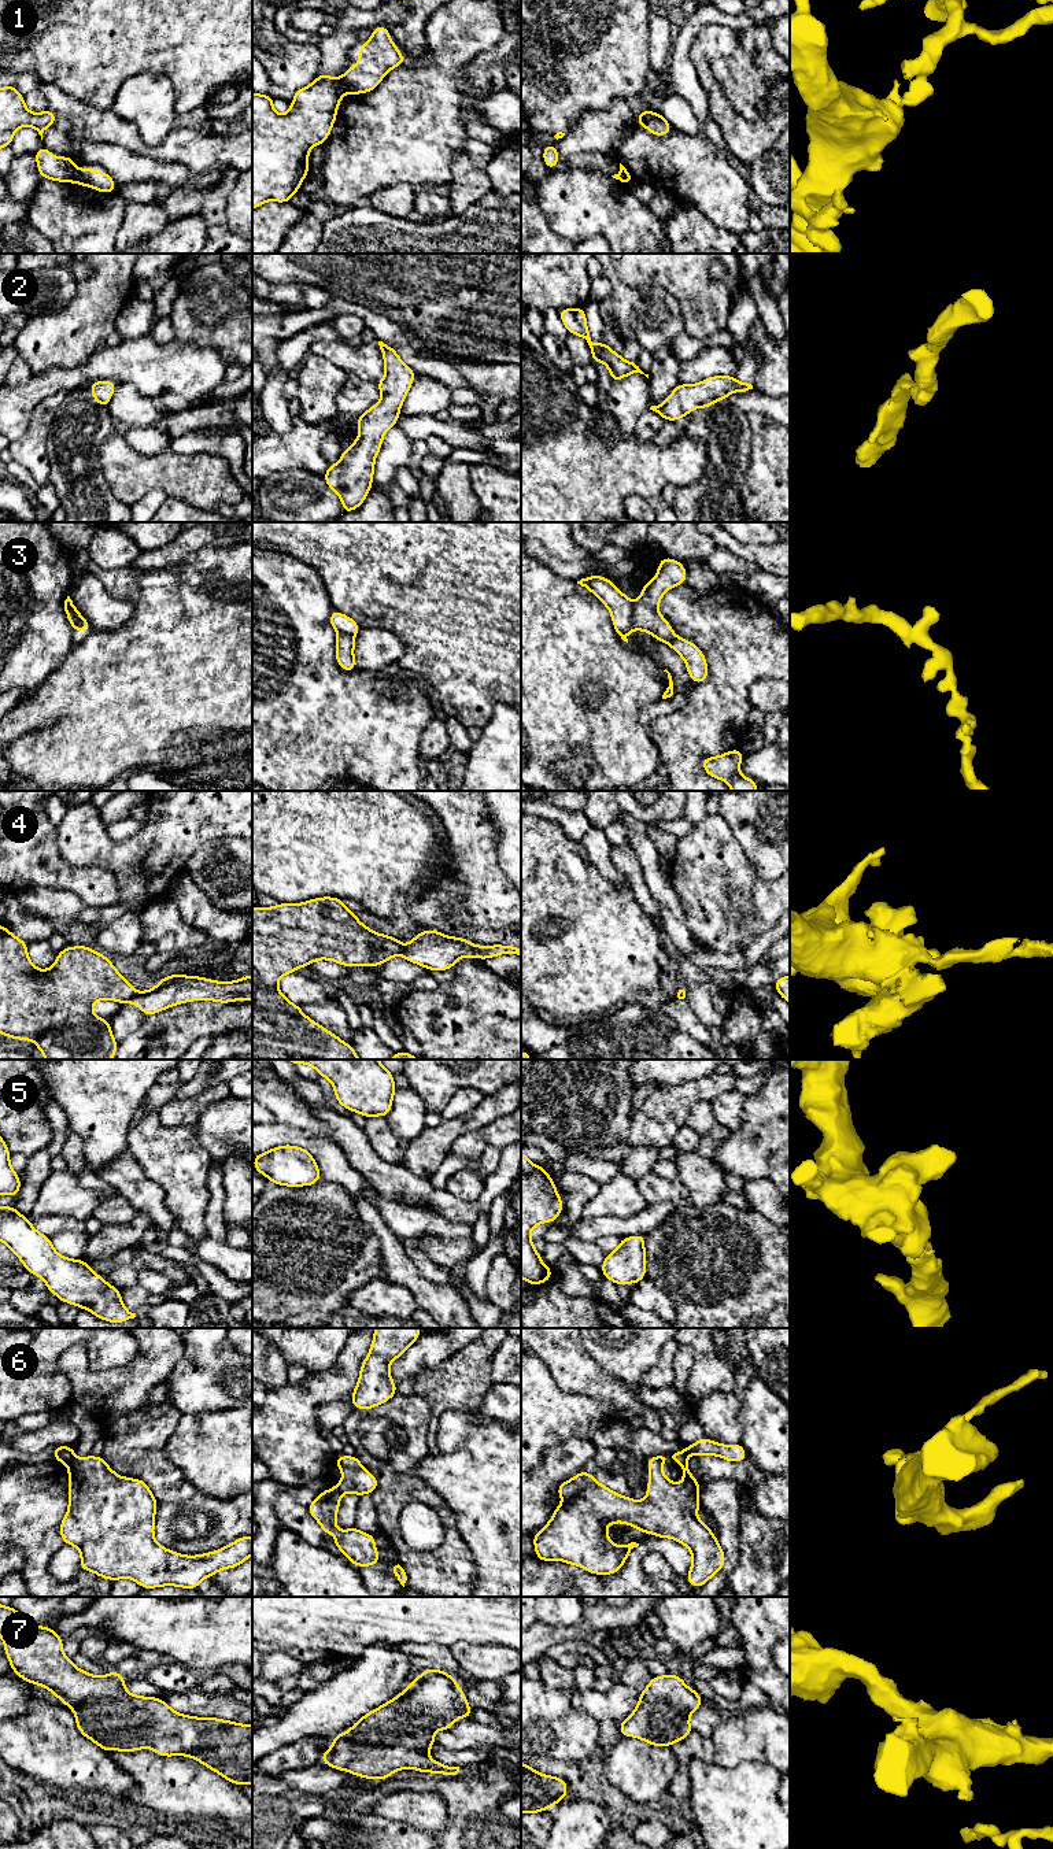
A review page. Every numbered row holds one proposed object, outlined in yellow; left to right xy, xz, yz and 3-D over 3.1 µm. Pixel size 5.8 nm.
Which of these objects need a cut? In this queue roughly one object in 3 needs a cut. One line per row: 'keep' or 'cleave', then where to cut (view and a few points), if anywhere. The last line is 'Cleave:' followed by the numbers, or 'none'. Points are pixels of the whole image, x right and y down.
1: cleave | xz (340, 78), (347, 91)
2: keep | no cut
3: cleave | yz (632, 605), (632, 625), (635, 628)
4: cleave | xy (137, 993), (128, 1001)
5: keep | no cut
6: cleave | xy (74, 1456), (67, 1465)
7: keep | no cut
Cleave: 1, 3, 4, 6

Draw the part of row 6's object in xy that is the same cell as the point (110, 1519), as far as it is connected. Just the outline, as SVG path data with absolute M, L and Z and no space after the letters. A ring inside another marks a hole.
M74 1456L67 1467L69 1509L59 1531L64 1543L80 1550L81 1571L92 1571L111 1582L133 1579L143 1589L178 1586L193 1590L204 1578L221 1569L236 1568L252 1554L252 1536L240 1536L219 1550L199 1556L167 1550L154 1538L158 1501L144 1480L118 1476L103 1456Z

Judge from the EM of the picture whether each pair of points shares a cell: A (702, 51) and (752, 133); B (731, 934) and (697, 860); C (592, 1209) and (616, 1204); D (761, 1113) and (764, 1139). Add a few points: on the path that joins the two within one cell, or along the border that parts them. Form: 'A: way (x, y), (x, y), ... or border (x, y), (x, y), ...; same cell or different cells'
A: way (705, 73), (720, 107), (730, 117); same cell
B: way (727, 916), (727, 905), (713, 877); same cell
C: way (598, 1206), (610, 1204); same cell
D: way (764, 1120), (764, 1132); same cell

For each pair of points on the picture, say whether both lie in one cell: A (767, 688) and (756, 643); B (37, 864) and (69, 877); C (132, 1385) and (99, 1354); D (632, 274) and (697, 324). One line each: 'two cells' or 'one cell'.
A: two cells
B: one cell
C: two cells
D: one cell

